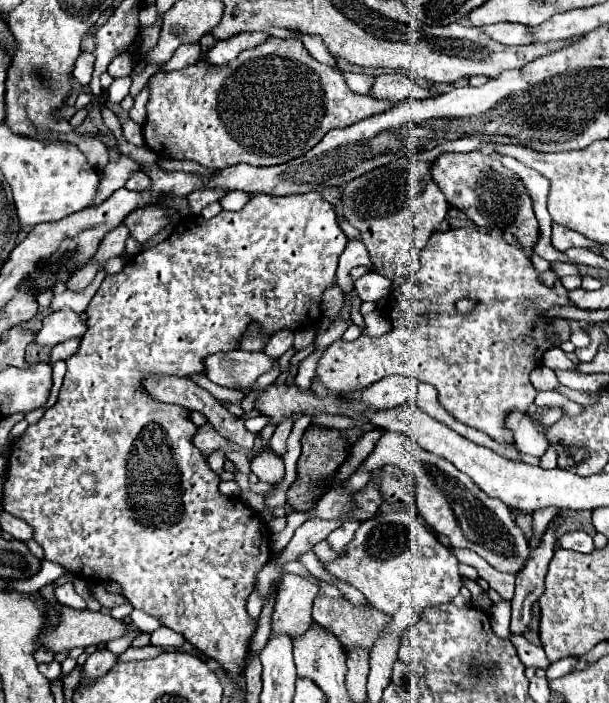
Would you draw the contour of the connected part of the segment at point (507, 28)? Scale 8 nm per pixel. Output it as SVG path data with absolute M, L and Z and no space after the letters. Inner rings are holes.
M493 24L493 26L483 26L481 30L485 30L485 34L489 34L493 40L507 44L507 46L519 46L519 44L531 44L531 36L529 36L529 26L521 26L521 24Z

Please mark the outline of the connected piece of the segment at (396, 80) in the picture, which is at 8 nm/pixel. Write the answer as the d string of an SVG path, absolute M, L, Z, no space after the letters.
M383 74L375 78L371 96L373 98L385 98L393 104L405 100L405 98L431 98L437 92L419 86L411 76L407 74Z

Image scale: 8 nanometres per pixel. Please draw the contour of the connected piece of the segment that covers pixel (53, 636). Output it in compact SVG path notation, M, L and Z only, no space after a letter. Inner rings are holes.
M59 606L61 622L55 630L45 628L41 634L41 646L55 652L65 652L75 646L107 644L127 632L127 624L115 620L103 612L91 610L73 610L69 606Z

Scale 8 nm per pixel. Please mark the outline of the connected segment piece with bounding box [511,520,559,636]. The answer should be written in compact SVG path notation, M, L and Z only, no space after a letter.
M553 520L545 534L541 536L539 544L531 552L531 560L525 564L525 568L517 574L517 588L515 588L515 598L511 600L513 616L511 616L511 634L519 636L527 630L531 622L531 606L539 600L539 596L545 590L545 574L547 574L547 564L553 558L555 552L555 526L559 520Z

